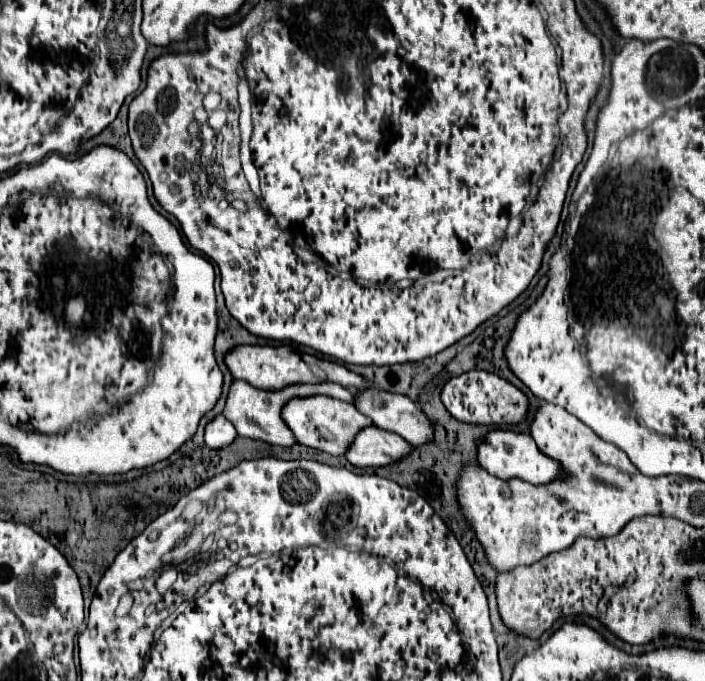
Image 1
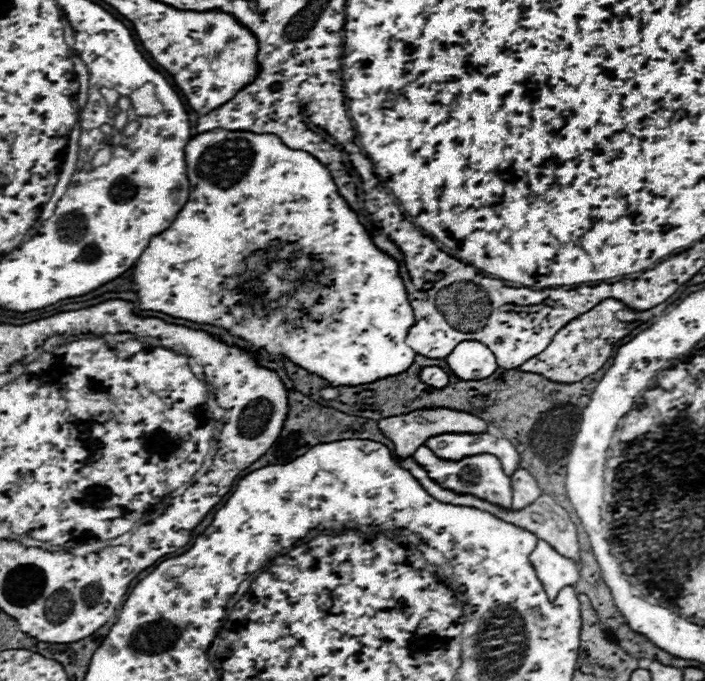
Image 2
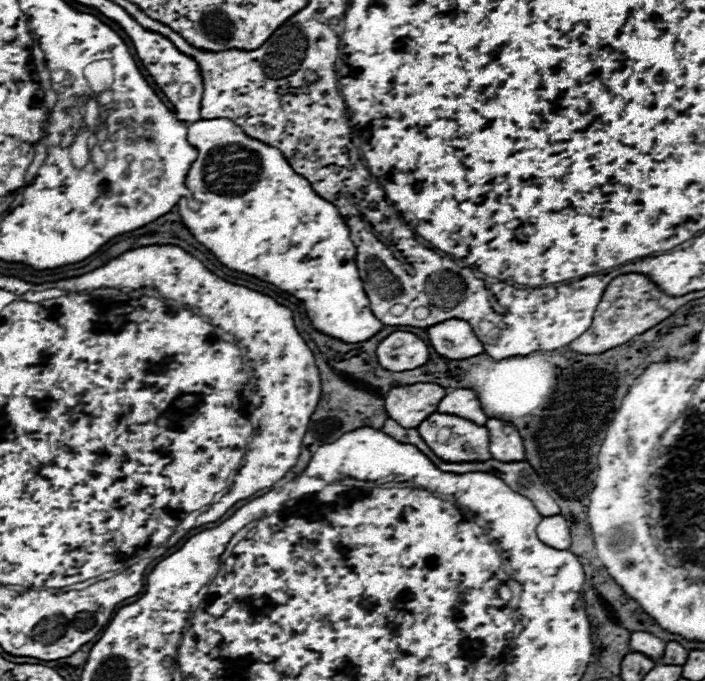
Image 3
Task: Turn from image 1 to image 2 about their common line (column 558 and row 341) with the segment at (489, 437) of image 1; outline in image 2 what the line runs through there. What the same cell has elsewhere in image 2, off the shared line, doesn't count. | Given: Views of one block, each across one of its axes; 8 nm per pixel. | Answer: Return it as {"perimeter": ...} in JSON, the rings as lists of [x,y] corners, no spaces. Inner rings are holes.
{"perimeter":[[[478,340],[458,344],[446,362],[460,380],[484,380],[498,370],[492,350]]]}

